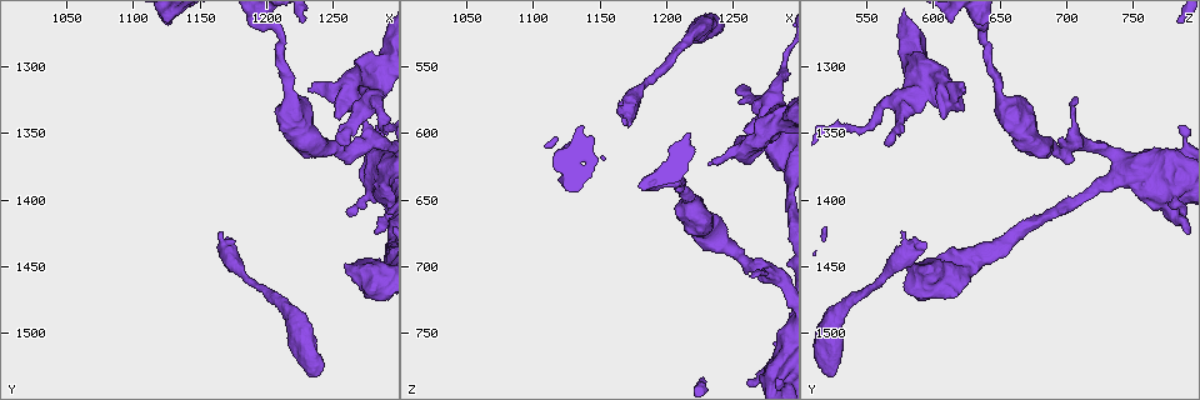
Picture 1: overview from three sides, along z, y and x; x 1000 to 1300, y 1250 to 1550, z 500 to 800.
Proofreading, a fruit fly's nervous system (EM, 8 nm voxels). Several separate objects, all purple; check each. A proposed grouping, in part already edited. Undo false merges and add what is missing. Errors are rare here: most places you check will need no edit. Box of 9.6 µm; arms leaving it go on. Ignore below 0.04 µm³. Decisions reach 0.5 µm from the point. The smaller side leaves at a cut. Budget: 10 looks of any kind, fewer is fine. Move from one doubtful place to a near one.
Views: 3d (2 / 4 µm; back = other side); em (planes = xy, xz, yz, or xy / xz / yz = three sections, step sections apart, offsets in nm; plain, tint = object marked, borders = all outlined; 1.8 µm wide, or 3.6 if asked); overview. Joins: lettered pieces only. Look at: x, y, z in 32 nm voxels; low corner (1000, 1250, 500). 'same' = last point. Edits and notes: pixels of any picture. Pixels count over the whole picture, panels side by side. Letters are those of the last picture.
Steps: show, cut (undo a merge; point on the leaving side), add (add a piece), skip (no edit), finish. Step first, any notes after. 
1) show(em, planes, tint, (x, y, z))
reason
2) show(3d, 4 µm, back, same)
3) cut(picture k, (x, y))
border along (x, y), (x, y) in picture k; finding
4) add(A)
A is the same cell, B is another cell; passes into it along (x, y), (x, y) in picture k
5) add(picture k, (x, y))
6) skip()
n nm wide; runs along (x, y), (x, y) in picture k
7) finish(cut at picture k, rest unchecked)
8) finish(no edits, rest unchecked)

show(em, xz, step 16, tint, (1232, 1320, 622))
branch stops here

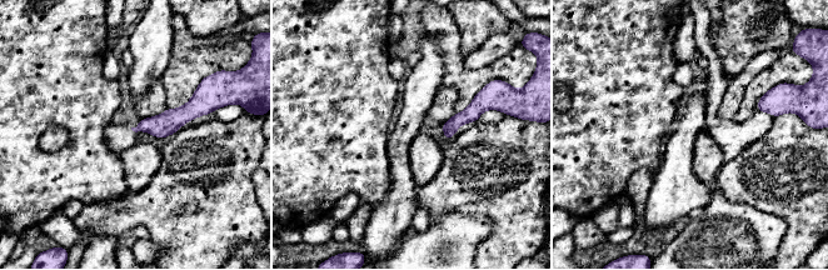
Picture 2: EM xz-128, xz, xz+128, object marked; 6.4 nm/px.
show(em, planes, borders, same)

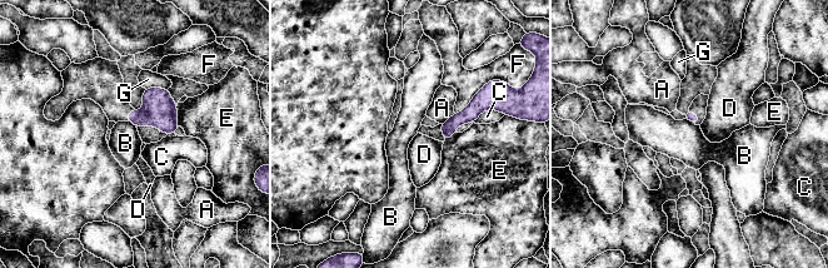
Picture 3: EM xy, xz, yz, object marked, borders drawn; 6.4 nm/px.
skip()
F touches over 280 nm; A, B, C, D, E, F and G are other cells; none of them fits

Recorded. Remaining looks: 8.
show(em, 3.6 µm, xz, step 4, tint, (1284, 1306, 588))
four or more arms meet

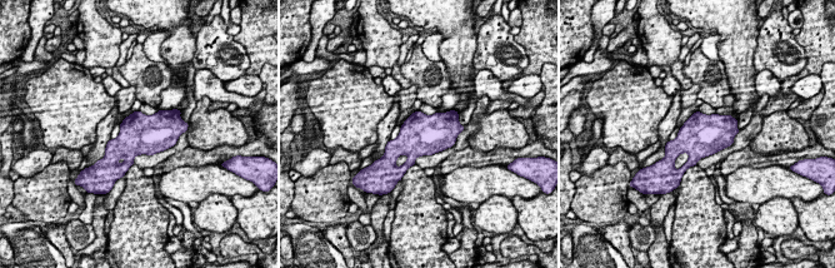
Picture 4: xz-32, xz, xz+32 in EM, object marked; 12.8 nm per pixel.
show(em, 3.6 µm, planes, borders, same)

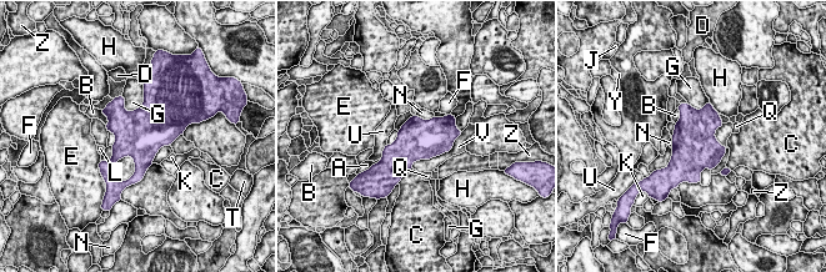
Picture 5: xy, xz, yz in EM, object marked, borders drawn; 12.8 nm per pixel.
skip()
A, B, C, D, E, F, G, H, J, K, L, N, Q, T, U, V, Y and Z are other cells; border along (113, 146), (113, 155), (101, 161) in picture 5; continuous, no second cell

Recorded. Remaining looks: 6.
show(3d, 2 µm, (1260, 1358, 562))
branch stops here

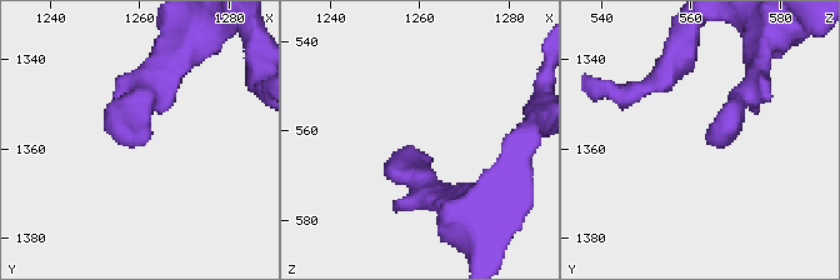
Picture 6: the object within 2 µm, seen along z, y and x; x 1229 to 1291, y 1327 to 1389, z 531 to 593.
show(em, planes, borders, (1258, 1359, 564))

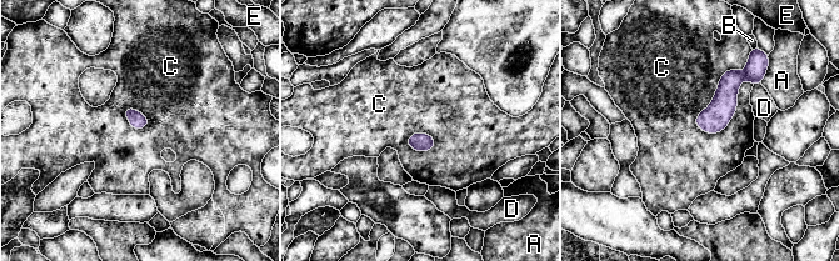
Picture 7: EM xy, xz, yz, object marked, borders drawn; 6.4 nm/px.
skip()
C touches over 550 nm; A, B, C, D and E are other cells; runs along (748, 73), (703, 126) in picture 7; none of them fits

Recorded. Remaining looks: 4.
show(em, planes, plain, (1236, 1532, 524))

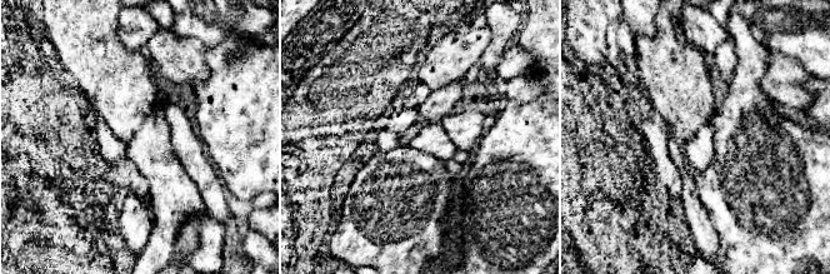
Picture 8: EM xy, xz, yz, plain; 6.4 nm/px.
show(em, planes, borders, same)
see the neighbours

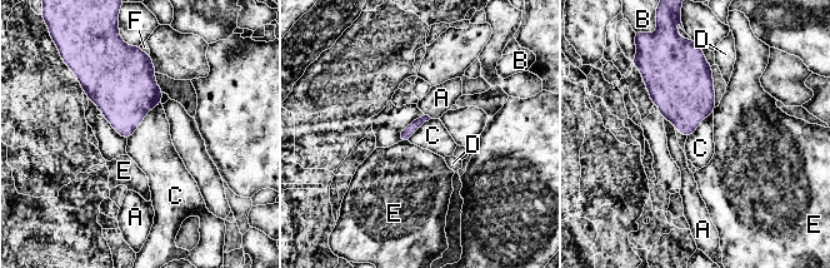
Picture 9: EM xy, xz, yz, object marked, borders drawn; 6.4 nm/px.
skip()
A, B, C, D, E and F are other cells; border along (160, 103), (146, 114), (128, 139) in picture 9; none of them fits

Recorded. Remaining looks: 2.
finish(no edits, rest unchecked)

